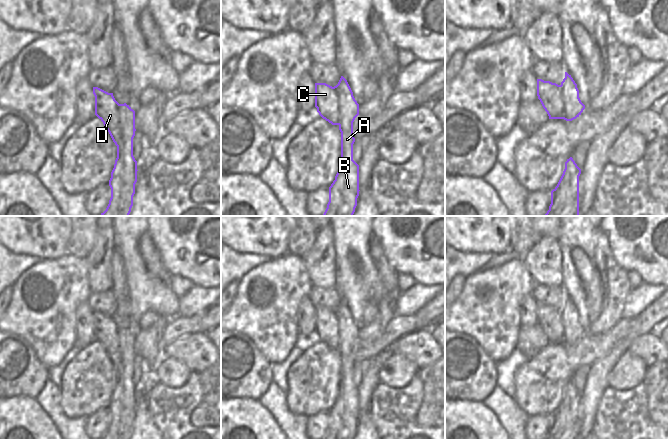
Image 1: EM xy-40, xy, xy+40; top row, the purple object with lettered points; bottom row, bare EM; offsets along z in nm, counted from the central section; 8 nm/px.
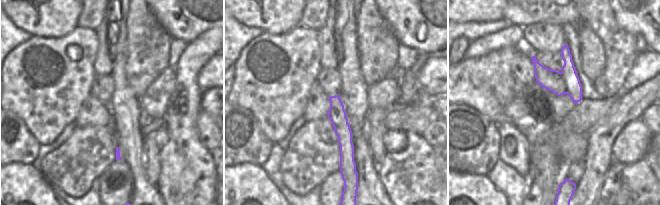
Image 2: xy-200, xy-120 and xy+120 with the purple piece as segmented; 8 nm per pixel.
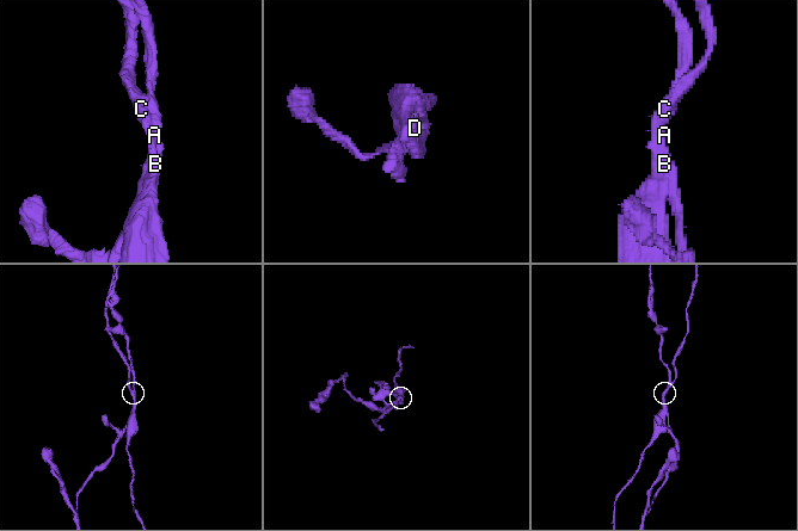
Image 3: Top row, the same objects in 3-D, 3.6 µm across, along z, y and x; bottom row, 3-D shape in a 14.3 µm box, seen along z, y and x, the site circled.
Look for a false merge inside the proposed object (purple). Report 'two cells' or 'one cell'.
two cells

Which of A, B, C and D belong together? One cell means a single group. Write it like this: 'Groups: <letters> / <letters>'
Groups: A B / C D

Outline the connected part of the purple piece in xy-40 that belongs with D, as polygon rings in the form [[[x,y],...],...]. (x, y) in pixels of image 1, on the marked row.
[[[93,87],[95,96],[95,115],[103,122],[113,142],[117,146],[117,158],[114,168],[123,166],[121,160],[121,142],[123,134],[119,124],[119,103],[115,100],[113,93],[108,93],[98,87]]]

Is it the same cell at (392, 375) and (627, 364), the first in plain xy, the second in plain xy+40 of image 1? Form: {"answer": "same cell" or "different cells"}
{"answer": "same cell"}

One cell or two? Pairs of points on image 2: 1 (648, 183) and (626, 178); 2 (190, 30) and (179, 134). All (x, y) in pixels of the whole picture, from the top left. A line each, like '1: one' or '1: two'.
1: one
2: two

